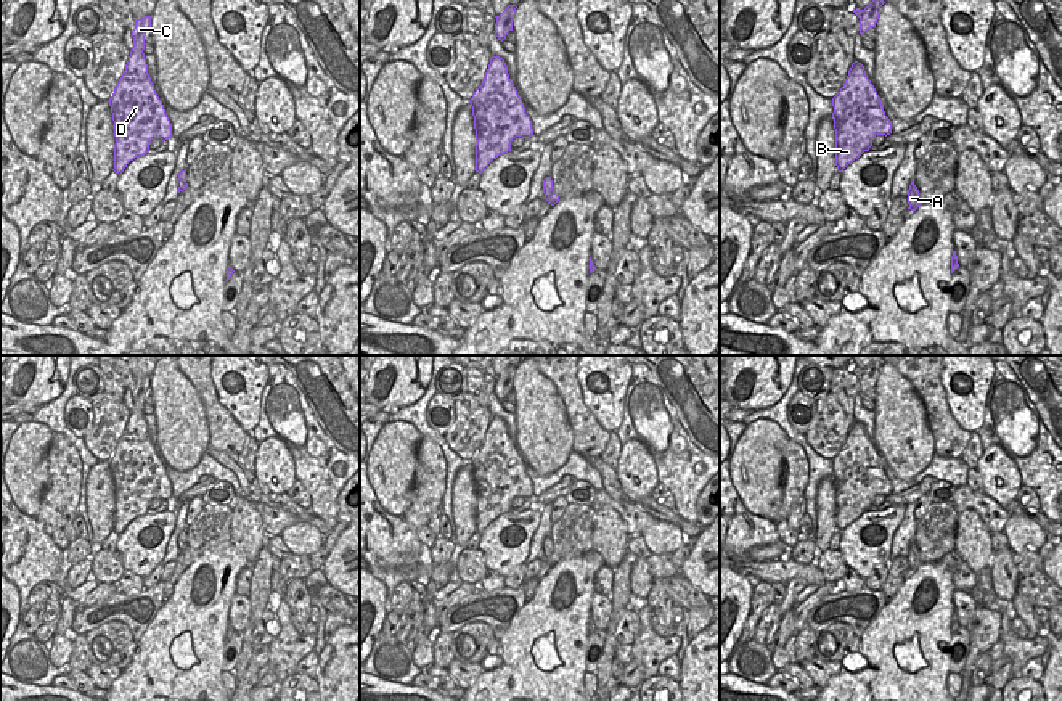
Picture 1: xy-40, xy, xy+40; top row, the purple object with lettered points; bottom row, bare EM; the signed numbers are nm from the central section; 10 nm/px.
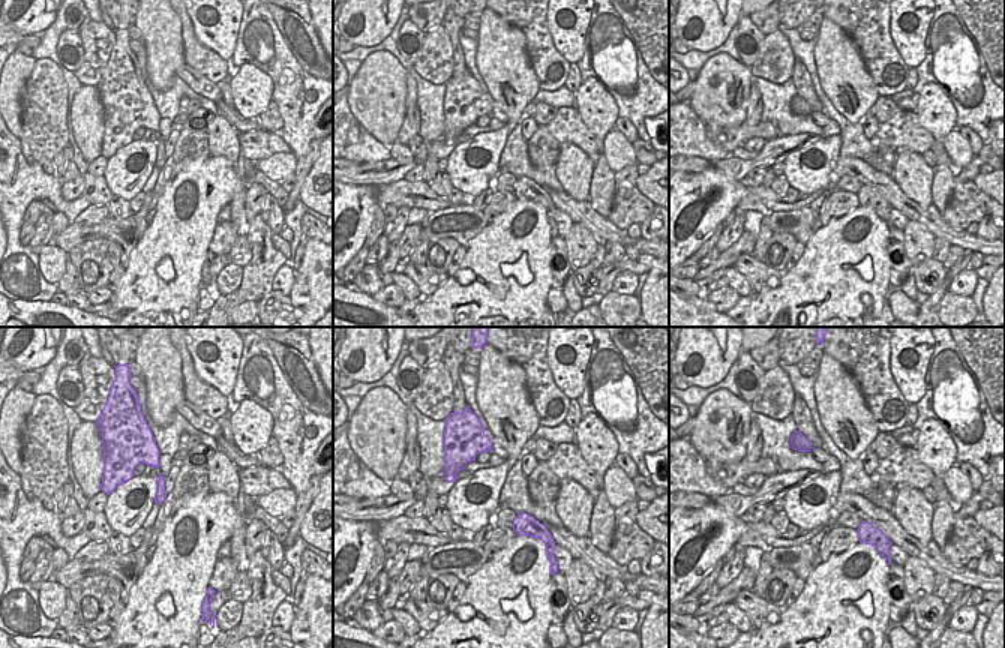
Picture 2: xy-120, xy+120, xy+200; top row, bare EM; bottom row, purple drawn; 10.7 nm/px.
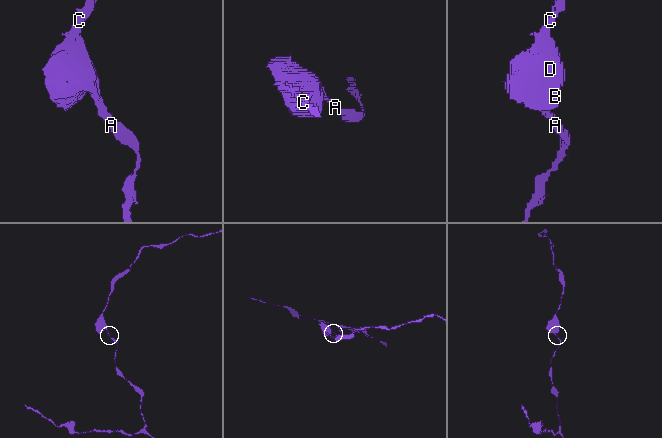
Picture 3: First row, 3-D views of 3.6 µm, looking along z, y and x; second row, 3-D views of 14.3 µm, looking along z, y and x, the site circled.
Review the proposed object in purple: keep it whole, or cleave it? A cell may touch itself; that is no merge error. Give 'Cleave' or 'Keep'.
Keep.

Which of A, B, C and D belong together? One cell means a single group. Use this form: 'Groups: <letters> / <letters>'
Groups: A B C D.

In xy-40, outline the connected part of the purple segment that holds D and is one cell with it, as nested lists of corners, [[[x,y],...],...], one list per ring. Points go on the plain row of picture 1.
[[[151,376],[135,379],[133,408],[119,439],[109,466],[114,481],[114,532],[122,534],[130,521],[145,516],[154,498],[172,498],[172,484],[159,460],[145,420],[145,396]]]

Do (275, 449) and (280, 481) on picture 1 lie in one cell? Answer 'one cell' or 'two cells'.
one cell

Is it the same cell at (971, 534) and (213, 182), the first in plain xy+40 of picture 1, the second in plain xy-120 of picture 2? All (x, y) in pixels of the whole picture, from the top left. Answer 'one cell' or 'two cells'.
two cells

